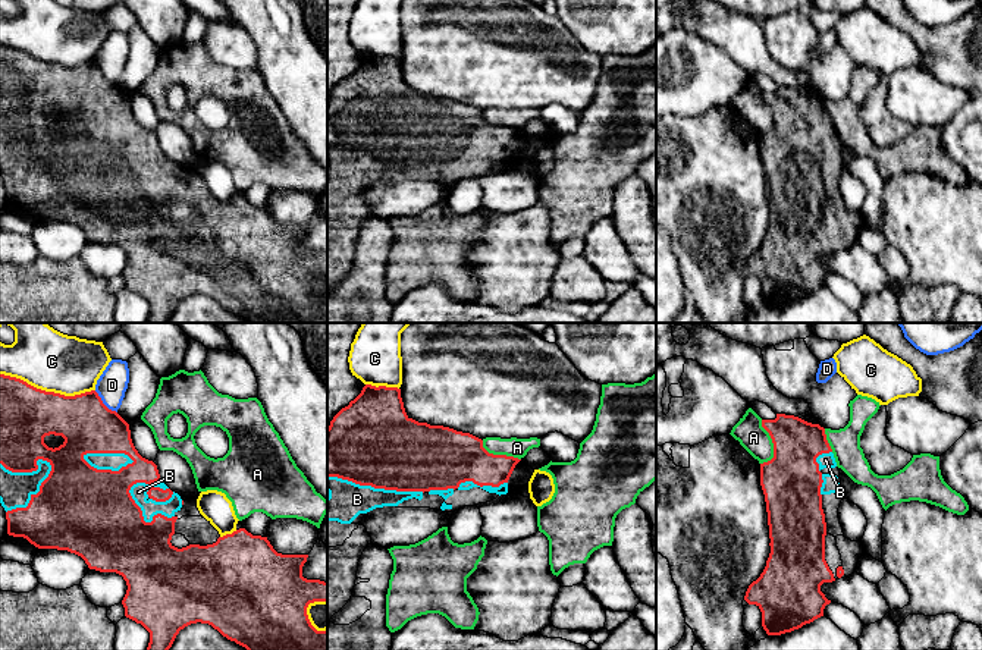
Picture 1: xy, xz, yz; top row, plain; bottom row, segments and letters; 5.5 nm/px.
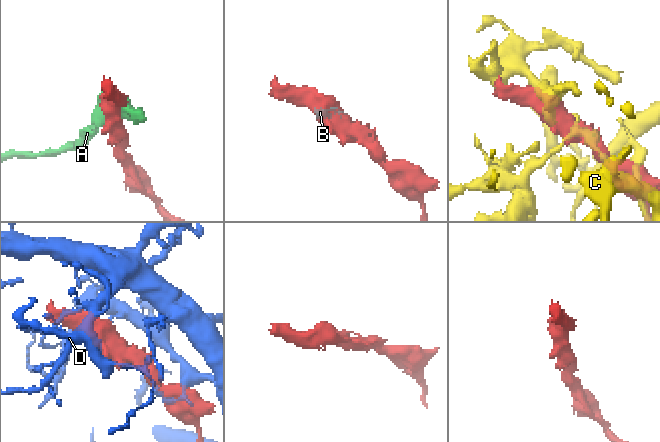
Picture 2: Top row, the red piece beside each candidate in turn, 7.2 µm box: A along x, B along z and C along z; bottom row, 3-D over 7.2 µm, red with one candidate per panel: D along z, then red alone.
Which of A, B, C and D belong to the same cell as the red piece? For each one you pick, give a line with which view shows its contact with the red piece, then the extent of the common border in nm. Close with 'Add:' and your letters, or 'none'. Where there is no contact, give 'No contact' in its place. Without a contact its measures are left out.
B: Touches red in xy. Shared border 300 nm
Add: B

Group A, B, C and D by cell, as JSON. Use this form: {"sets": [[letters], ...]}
{"sets": [["A"], ["B"], ["C"], ["D"]]}

